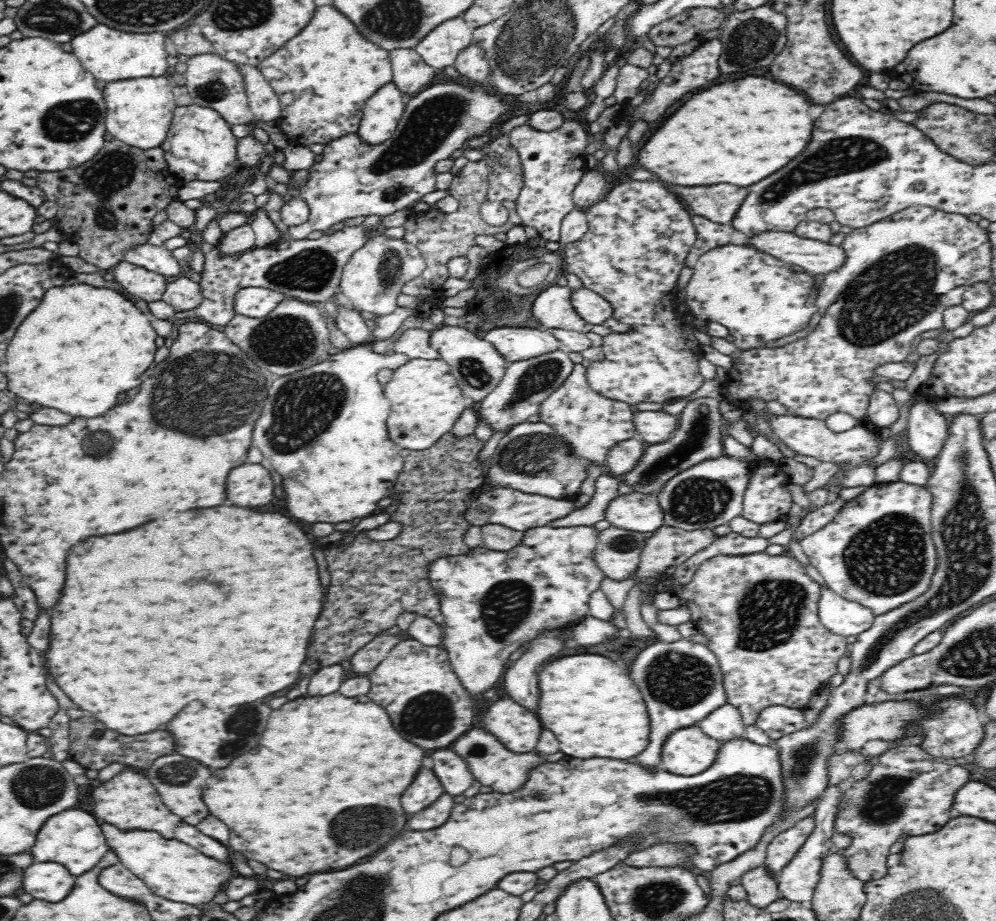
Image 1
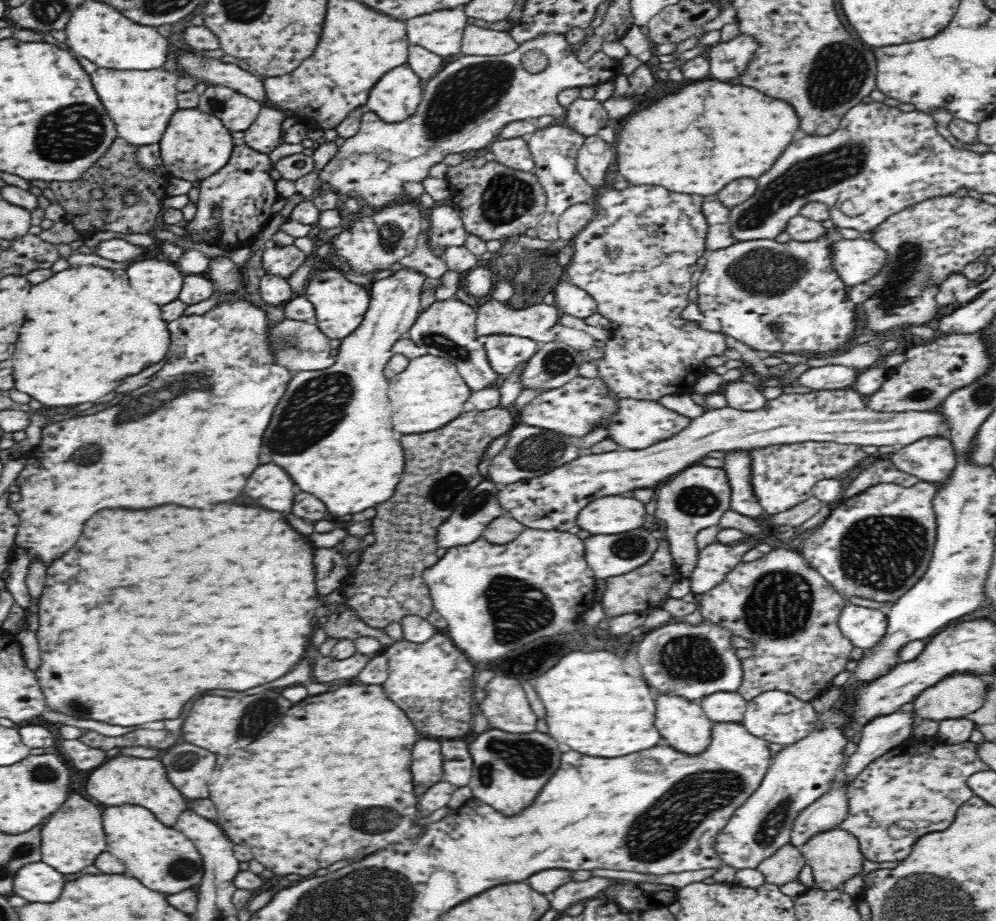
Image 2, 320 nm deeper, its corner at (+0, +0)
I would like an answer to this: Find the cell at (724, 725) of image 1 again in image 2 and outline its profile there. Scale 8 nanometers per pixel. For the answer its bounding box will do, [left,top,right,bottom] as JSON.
[697,692,748,723]

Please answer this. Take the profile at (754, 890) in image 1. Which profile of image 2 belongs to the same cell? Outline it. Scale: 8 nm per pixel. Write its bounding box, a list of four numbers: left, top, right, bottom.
[757,843,805,886]

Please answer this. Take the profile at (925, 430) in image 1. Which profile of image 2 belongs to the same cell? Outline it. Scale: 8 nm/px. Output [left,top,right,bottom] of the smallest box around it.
[889,437,958,486]

